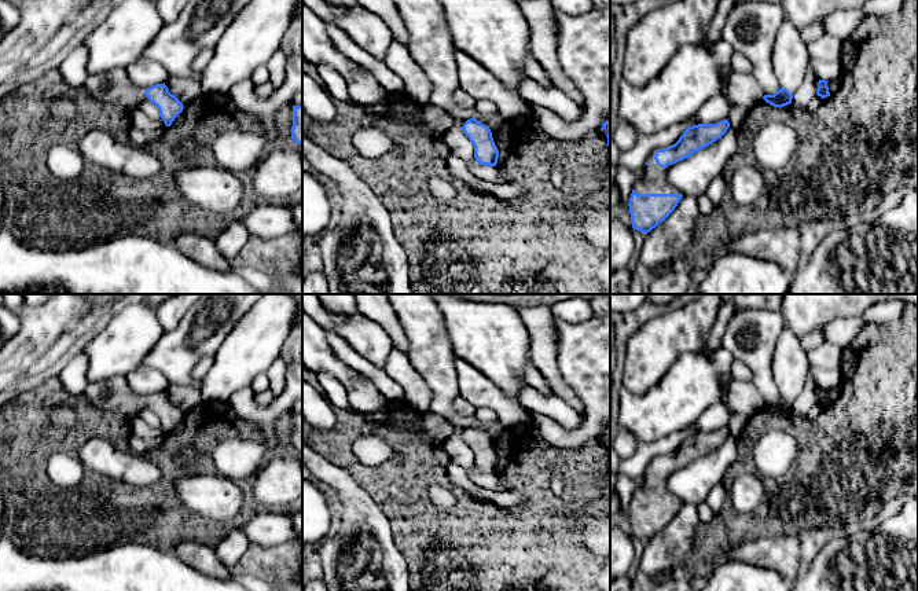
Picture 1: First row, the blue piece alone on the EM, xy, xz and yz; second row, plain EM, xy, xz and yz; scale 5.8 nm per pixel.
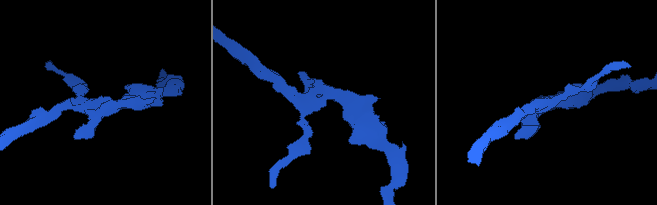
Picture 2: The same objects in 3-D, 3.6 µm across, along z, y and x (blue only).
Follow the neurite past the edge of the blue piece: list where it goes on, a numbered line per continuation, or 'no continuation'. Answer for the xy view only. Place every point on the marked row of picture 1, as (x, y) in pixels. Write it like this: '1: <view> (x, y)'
1: xy (113, 87)

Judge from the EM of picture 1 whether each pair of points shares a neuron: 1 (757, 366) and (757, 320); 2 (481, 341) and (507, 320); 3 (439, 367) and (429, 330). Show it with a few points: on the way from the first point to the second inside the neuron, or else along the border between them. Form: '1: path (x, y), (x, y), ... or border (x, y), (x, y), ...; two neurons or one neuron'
1: path (757, 355), (760, 331); one neuron
2: path (489, 333), (492, 323), (499, 323); one neuron
3: path (433, 358), (429, 340); one neuron

